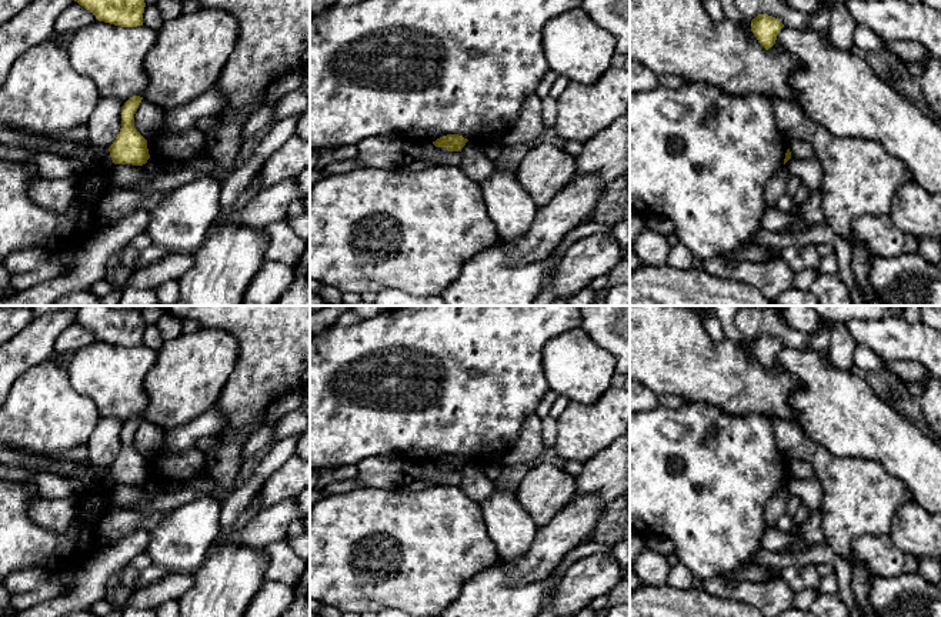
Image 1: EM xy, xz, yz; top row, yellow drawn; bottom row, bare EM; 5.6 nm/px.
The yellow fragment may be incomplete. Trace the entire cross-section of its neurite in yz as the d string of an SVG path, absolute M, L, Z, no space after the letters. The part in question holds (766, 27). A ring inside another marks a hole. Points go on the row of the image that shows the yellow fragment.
M758 14L751 20L751 31L765 50L775 44L777 36L783 27L784 24L778 19L768 14Z

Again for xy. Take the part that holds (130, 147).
M133 96L121 107L121 129L109 147L114 164L143 166L150 159L147 140L134 127L134 114L143 97Z

